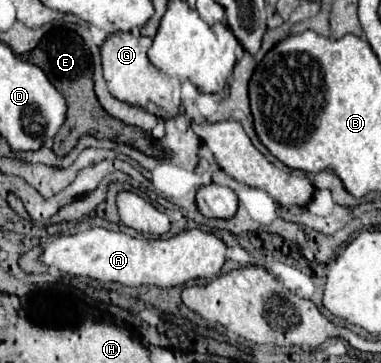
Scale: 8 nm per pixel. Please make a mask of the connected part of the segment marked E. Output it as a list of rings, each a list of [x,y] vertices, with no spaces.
[[[51,28],[43,36],[39,46],[27,54],[27,60],[31,64],[37,64],[49,76],[49,82],[67,100],[67,120],[53,140],[53,152],[59,158],[67,156],[77,146],[79,138],[85,134],[95,136],[95,138],[107,138],[107,140],[113,140],[115,144],[127,144],[127,146],[131,146],[131,148],[135,148],[147,156],[159,158],[159,160],[163,158],[163,152],[157,152],[155,140],[149,134],[145,134],[141,128],[127,126],[127,124],[111,118],[101,108],[101,104],[97,102],[97,96],[93,92],[93,60],[91,60],[89,48],[85,46],[85,42],[79,38],[77,32],[73,32],[69,28]]]

